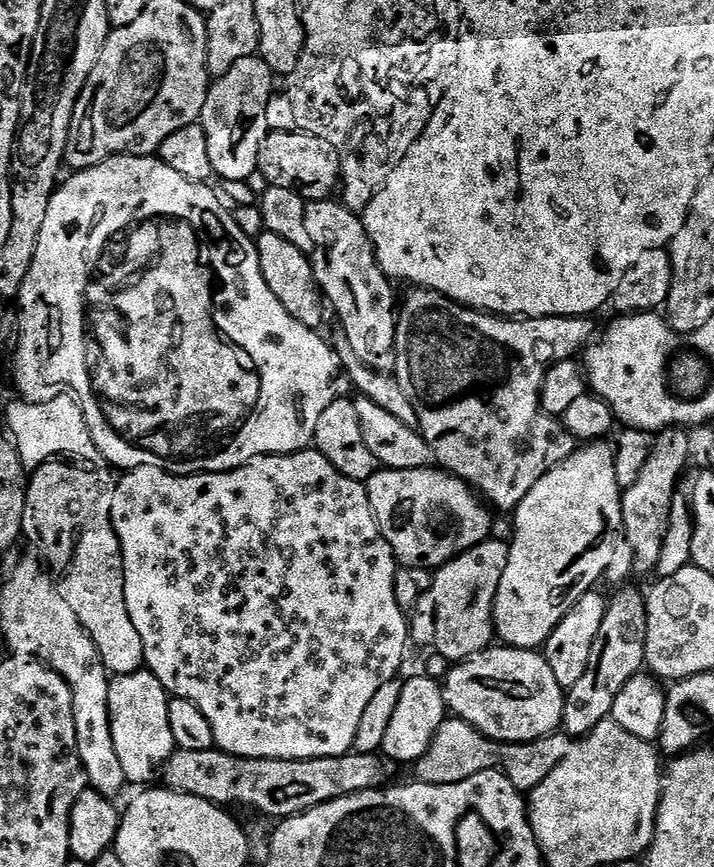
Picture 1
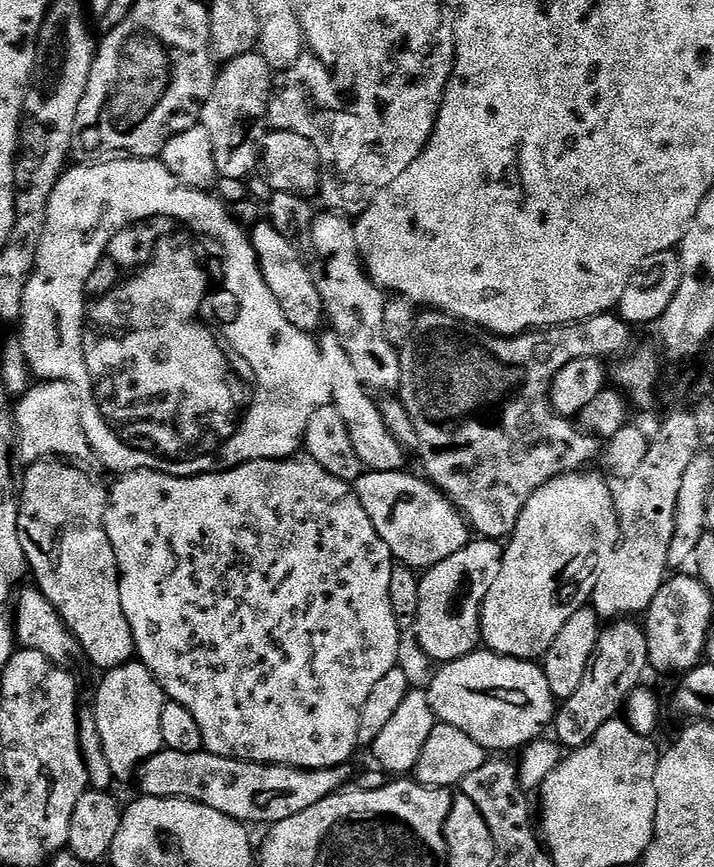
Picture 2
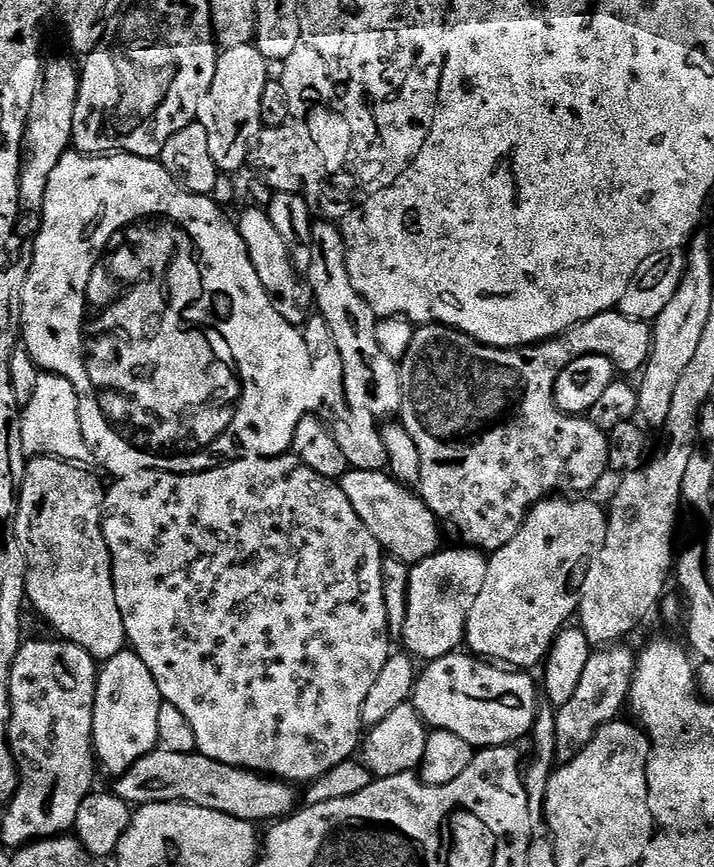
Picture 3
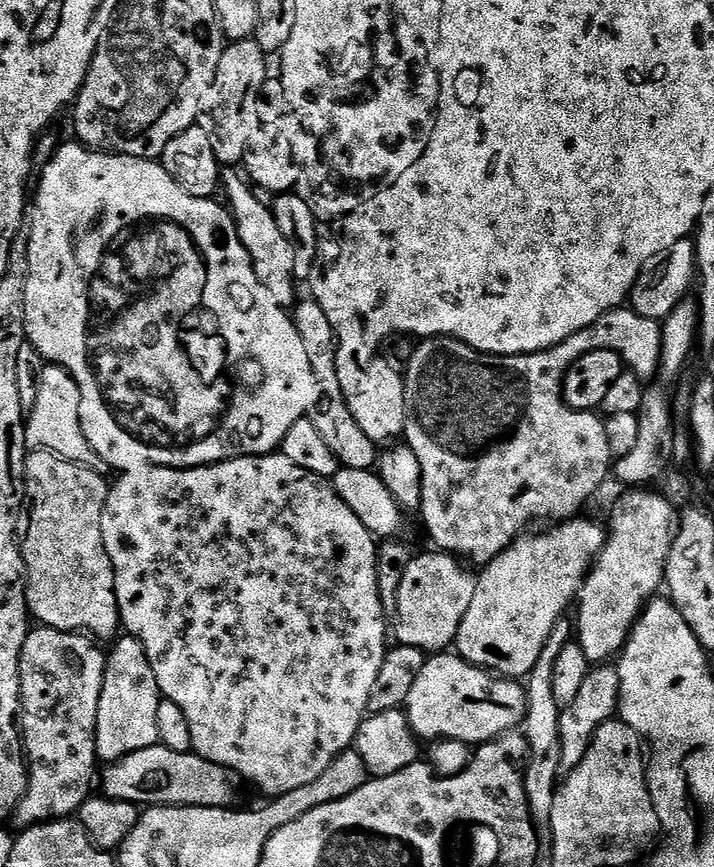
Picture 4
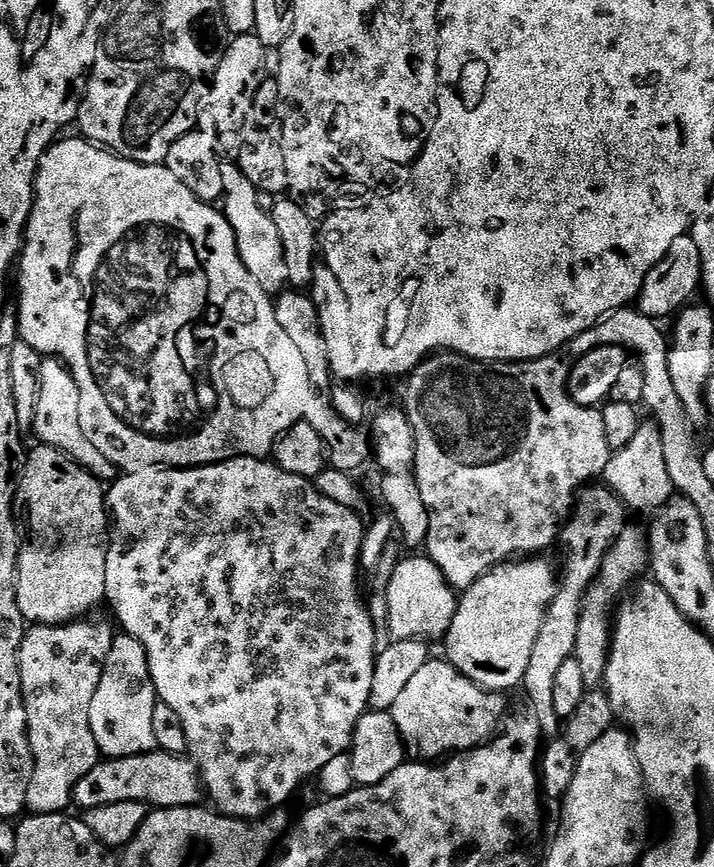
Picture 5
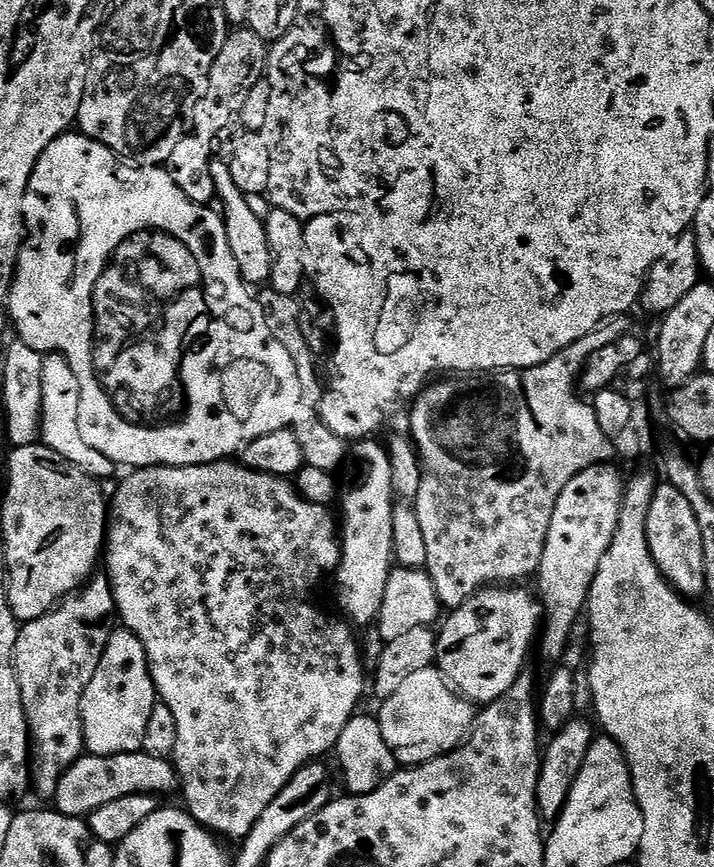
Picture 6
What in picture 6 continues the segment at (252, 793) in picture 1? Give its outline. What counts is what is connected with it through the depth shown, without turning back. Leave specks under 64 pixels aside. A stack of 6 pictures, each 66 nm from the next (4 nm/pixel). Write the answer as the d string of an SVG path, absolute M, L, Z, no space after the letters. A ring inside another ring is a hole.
M143 750L113 756L86 754L67 769L60 779L54 797L54 808L63 816L86 818L94 810L98 810L98 806L106 806L106 802L115 802L117 798L126 798L130 794L160 798L163 797L163 792L172 792L175 788L177 791L176 769L165 757L152 756Z

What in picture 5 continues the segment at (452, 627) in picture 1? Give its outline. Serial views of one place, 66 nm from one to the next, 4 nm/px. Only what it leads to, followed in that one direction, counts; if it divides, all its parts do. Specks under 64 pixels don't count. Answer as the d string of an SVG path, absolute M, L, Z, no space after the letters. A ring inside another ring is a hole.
M412 554L409 560L408 557L401 559L394 570L386 602L386 625L388 624L389 637L392 640L440 642L450 630L450 624L454 622L458 592L449 586L442 570L438 570L438 566L433 560L429 560L427 555Z

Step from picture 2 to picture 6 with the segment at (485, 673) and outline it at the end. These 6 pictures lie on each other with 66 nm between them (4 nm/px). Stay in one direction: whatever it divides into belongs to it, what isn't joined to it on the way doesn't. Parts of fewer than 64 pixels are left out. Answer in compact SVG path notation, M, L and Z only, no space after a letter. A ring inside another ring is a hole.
M435 666L418 670L418 674L412 675L399 690L388 696L381 704L384 705L381 706L380 712L378 711L378 719L382 736L386 738L386 744L392 748L397 765L400 766L425 764L459 748L468 739L478 715L472 701L465 700L459 692L449 687L440 669Z

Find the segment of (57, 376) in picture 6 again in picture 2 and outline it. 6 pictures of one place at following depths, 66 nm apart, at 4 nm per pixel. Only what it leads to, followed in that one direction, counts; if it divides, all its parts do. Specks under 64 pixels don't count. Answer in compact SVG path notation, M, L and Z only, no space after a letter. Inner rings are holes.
M50 380L29 387L15 405L16 430L20 433L20 458L25 465L35 464L38 460L49 458L71 458L84 462L93 455L86 430L82 426L80 413L82 401L72 385L65 380Z

